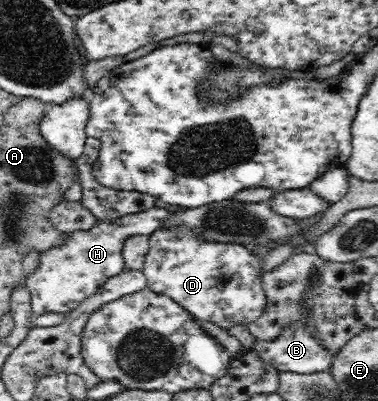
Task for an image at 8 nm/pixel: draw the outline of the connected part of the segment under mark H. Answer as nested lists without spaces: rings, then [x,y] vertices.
[[[151,208],[145,212],[126,214],[113,222],[97,222],[89,230],[77,230],[67,235],[60,246],[50,248],[39,255],[37,268],[24,275],[25,285],[30,292],[33,315],[46,313],[71,313],[83,300],[93,296],[111,276],[123,272],[126,264],[120,257],[125,242],[131,236],[151,236],[162,228],[171,214],[166,208]]]

